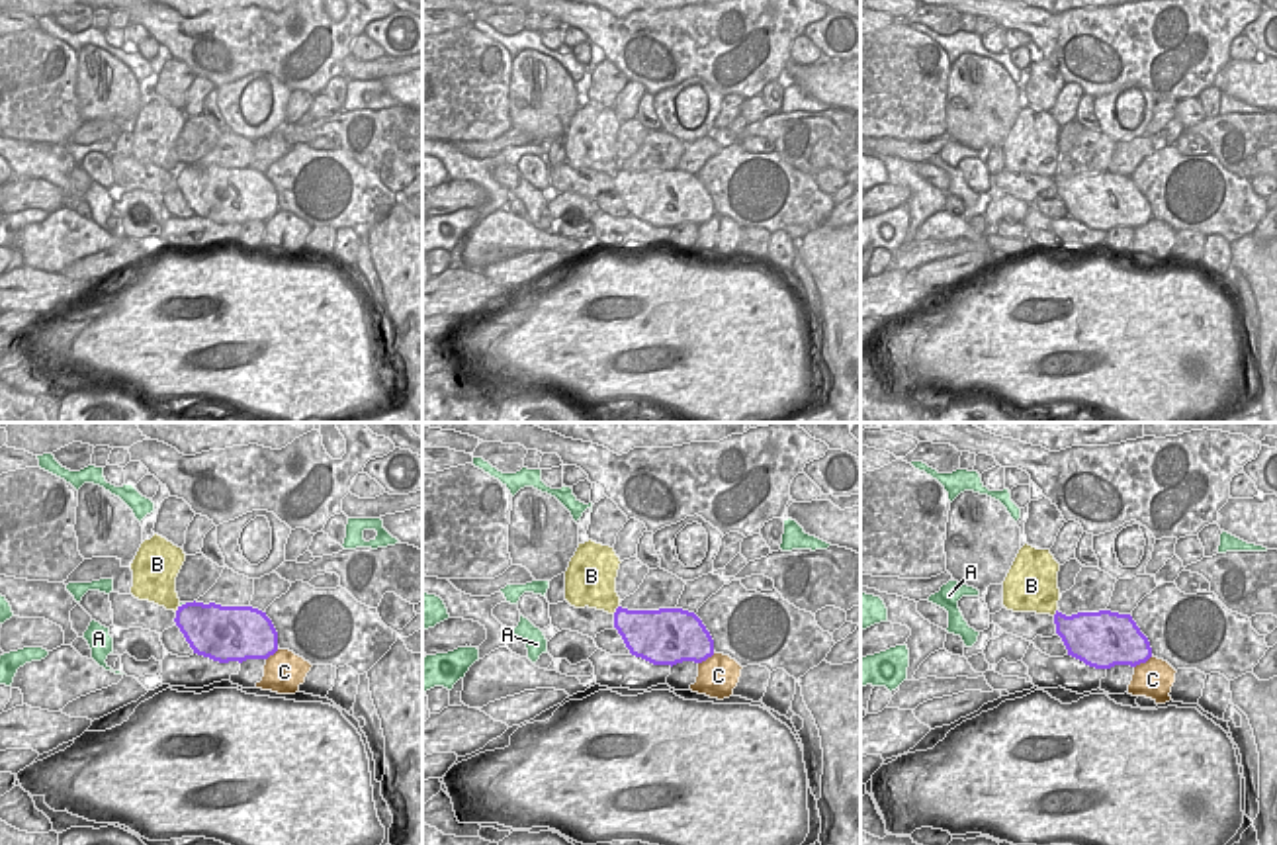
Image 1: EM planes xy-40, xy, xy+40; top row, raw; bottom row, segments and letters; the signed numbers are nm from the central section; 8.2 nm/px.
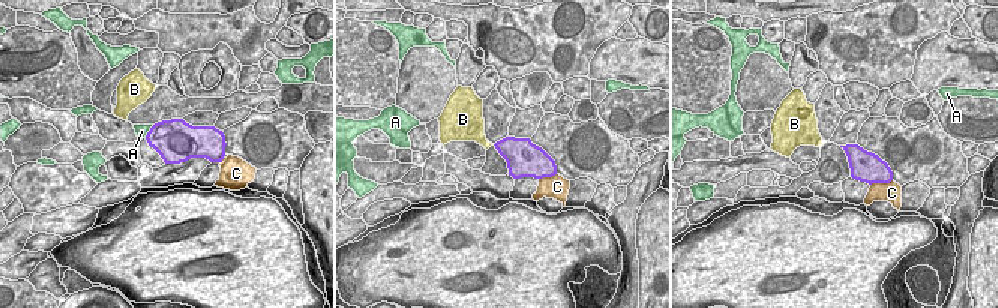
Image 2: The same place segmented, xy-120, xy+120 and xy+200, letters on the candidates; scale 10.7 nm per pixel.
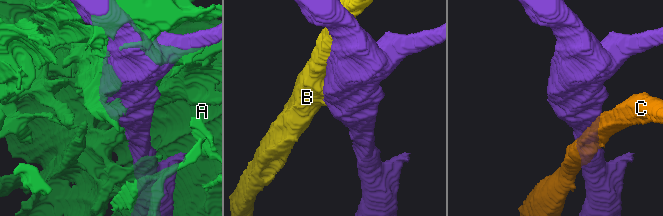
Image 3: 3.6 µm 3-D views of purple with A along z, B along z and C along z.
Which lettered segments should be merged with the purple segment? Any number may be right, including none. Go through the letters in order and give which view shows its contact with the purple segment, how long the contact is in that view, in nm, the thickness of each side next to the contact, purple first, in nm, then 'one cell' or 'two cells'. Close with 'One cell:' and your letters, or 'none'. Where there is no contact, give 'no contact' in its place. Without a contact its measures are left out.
A: meets purple in xy-40; contact 70 nm long; 380 nm thick on the purple side, 30 nm on the other; two cells
B: meets purple in xy; contact 100 nm long; 320 nm thick on the purple side, 340 nm on the other; two cells
C: meets purple in xy; contact 180 nm long; 380 nm thick on the purple side, 340 nm on the other; two cells
One cell: none

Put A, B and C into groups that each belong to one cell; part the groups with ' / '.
A / B / C

